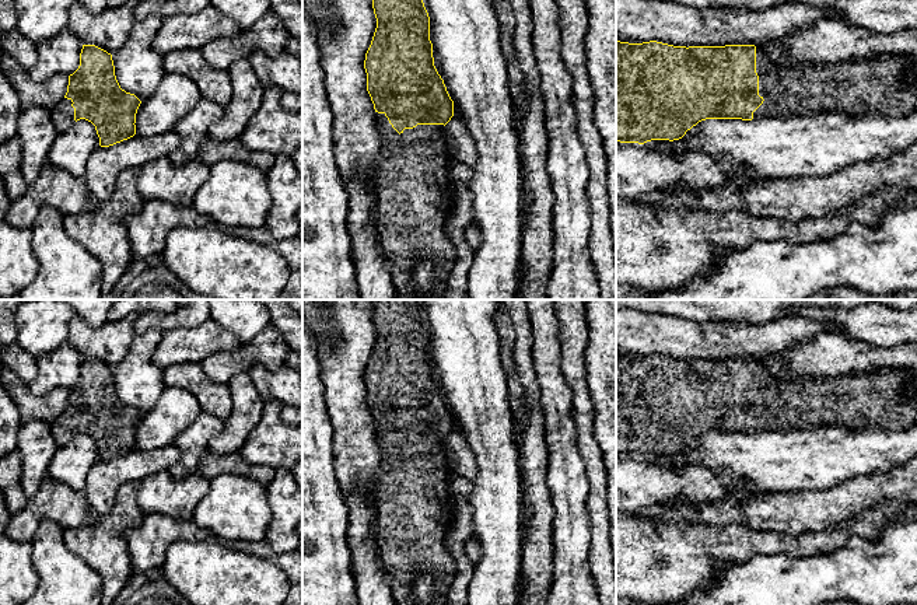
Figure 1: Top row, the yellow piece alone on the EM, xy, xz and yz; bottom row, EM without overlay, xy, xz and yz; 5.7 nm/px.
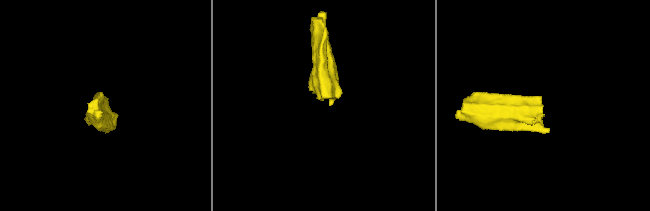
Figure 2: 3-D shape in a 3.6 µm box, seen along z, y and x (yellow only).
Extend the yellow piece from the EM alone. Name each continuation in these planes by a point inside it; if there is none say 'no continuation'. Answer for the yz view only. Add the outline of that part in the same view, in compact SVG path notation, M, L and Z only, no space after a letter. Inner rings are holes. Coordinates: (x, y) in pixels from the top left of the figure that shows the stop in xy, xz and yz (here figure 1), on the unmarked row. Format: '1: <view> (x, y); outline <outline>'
1: yz (879, 398); outline M756 360L756 387L759 389L759 409L763 417L753 426L753 433L760 431L815 431L823 427L881 427L902 430L917 423L917 395L907 392L907 384L916 378L910 370L876 370L854 373L841 377L791 377L777 378Z

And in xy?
1: xy (62, 429); outline M63 412L55 422L49 424L52 436L59 445L67 444L74 434L74 422L71 413Z

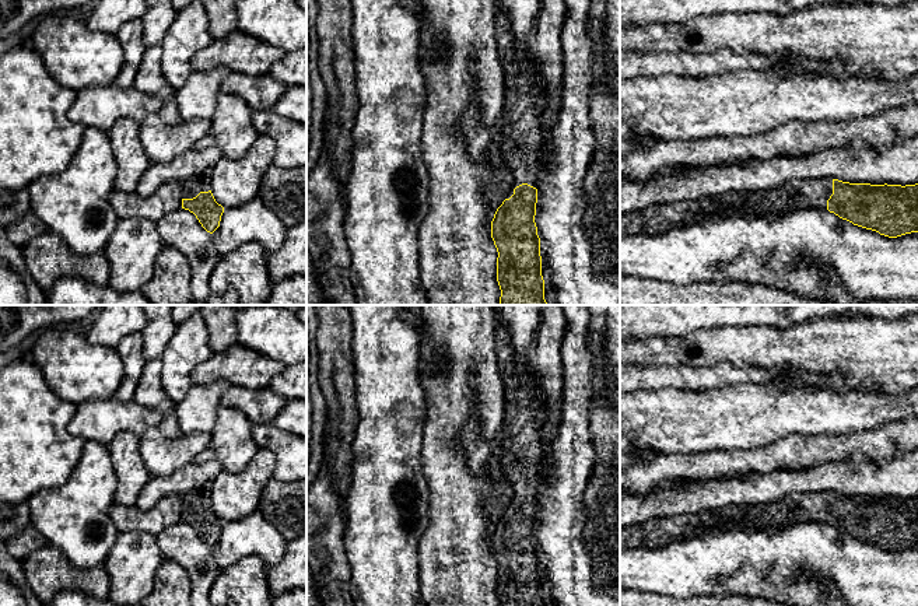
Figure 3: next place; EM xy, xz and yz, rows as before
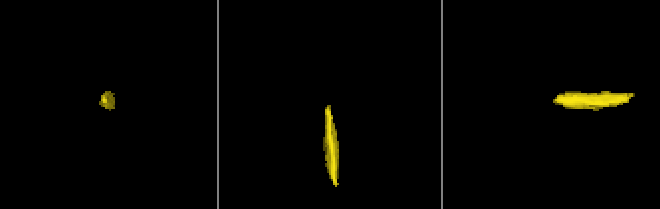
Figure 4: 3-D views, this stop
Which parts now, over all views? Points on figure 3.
1: xz (522, 435); outline M498 323L495 327L495 350L498 353L498 369L504 385L504 425L501 428L500 465L502 469L504 480L514 491L514 495L507 505L507 512L509 512L514 508L514 502L522 497L528 497L533 501L537 500L542 484L540 470L544 459L546 409L536 371L530 362L533 355L528 358L528 362L523 367L516 364L515 351L511 344L509 334L502 323Z

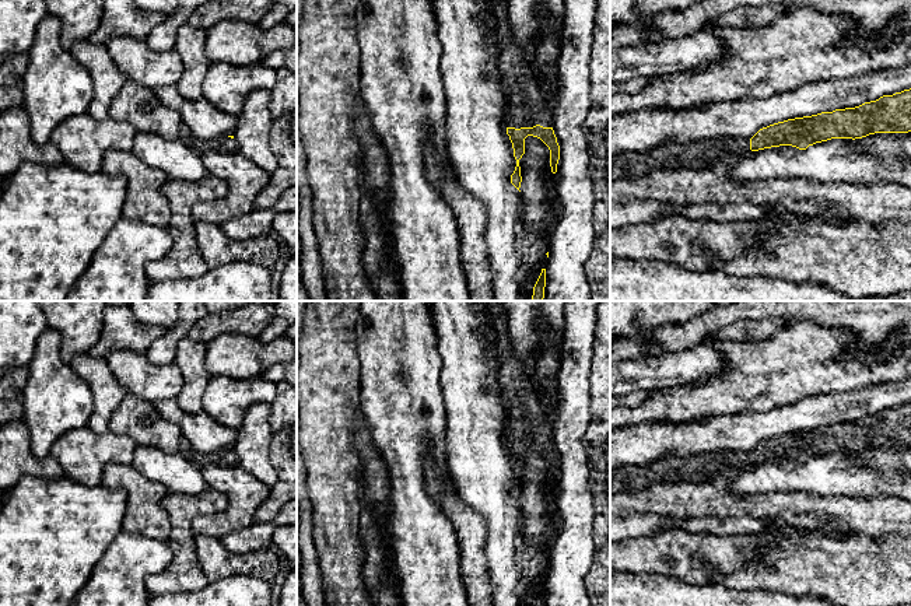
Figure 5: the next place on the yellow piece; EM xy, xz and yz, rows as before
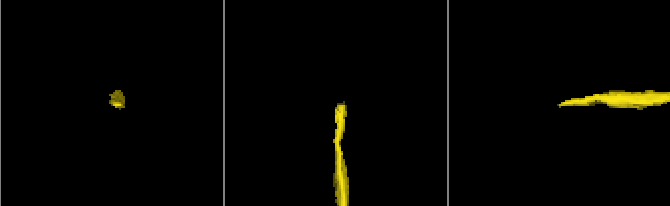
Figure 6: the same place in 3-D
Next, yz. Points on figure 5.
1: yz (672, 469); outline M719 449L693 456L666 456L644 466L610 470L610 494L651 487L656 483L718 481L722 467L750 466L750 452Z

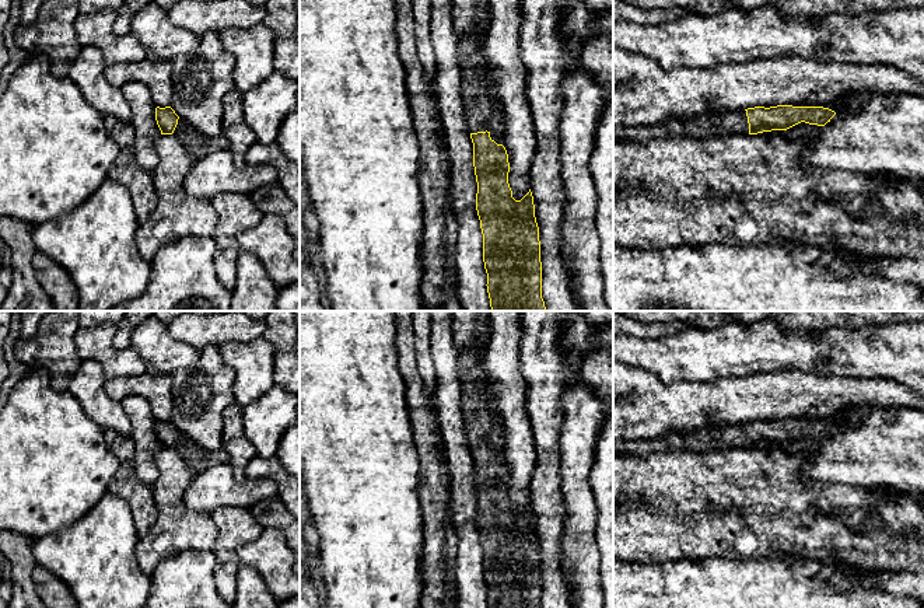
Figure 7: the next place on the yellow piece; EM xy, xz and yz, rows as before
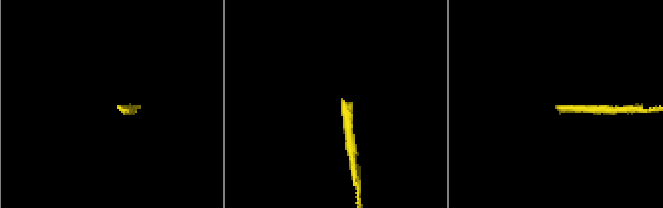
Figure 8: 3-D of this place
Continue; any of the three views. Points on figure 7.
1: xz (482, 427); outline M484 349L461 350L458 356L459 380L463 385L461 409L469 447L489 445L497 458L504 455L505 427L487 412L489 378L484 373Z

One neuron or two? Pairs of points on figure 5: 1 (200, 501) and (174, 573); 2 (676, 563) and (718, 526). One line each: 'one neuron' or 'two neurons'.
1: one neuron
2: two neurons

